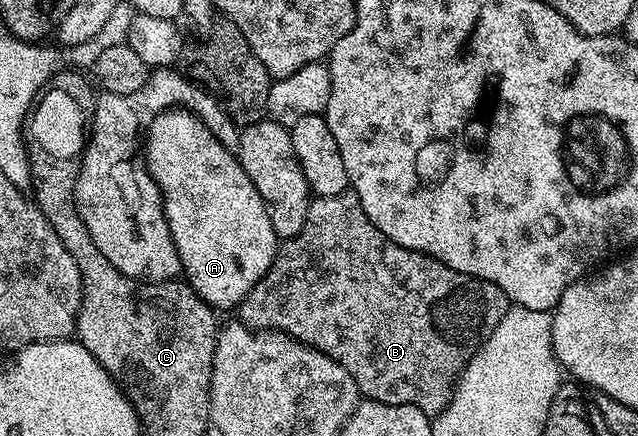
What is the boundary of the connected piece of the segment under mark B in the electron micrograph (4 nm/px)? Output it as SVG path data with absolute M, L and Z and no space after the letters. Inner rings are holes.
M347 188L336 196L311 197L304 228L300 228L300 232L296 232L296 236L285 239L279 245L274 263L270 265L266 275L250 289L248 296L242 301L242 305L237 307L236 314L241 322L252 330L277 330L306 346L314 346L332 360L339 362L344 368L348 368L348 376L352 376L352 380L356 380L358 393L363 399L397 406L415 406L420 408L420 412L437 416L444 412L444 408L448 408L454 395L454 385L458 383L462 369L466 367L468 360L472 360L472 356L484 344L486 337L500 324L500 320L504 320L507 309L506 294L500 288L496 288L496 284L485 282L483 278L473 278L456 272L452 268L448 268L448 264L444 264L432 256L409 250L388 240L388 236L384 236L384 232L380 232L380 228L376 228L376 224L372 224L372 220L368 220L360 200L354 195L353 190Z

